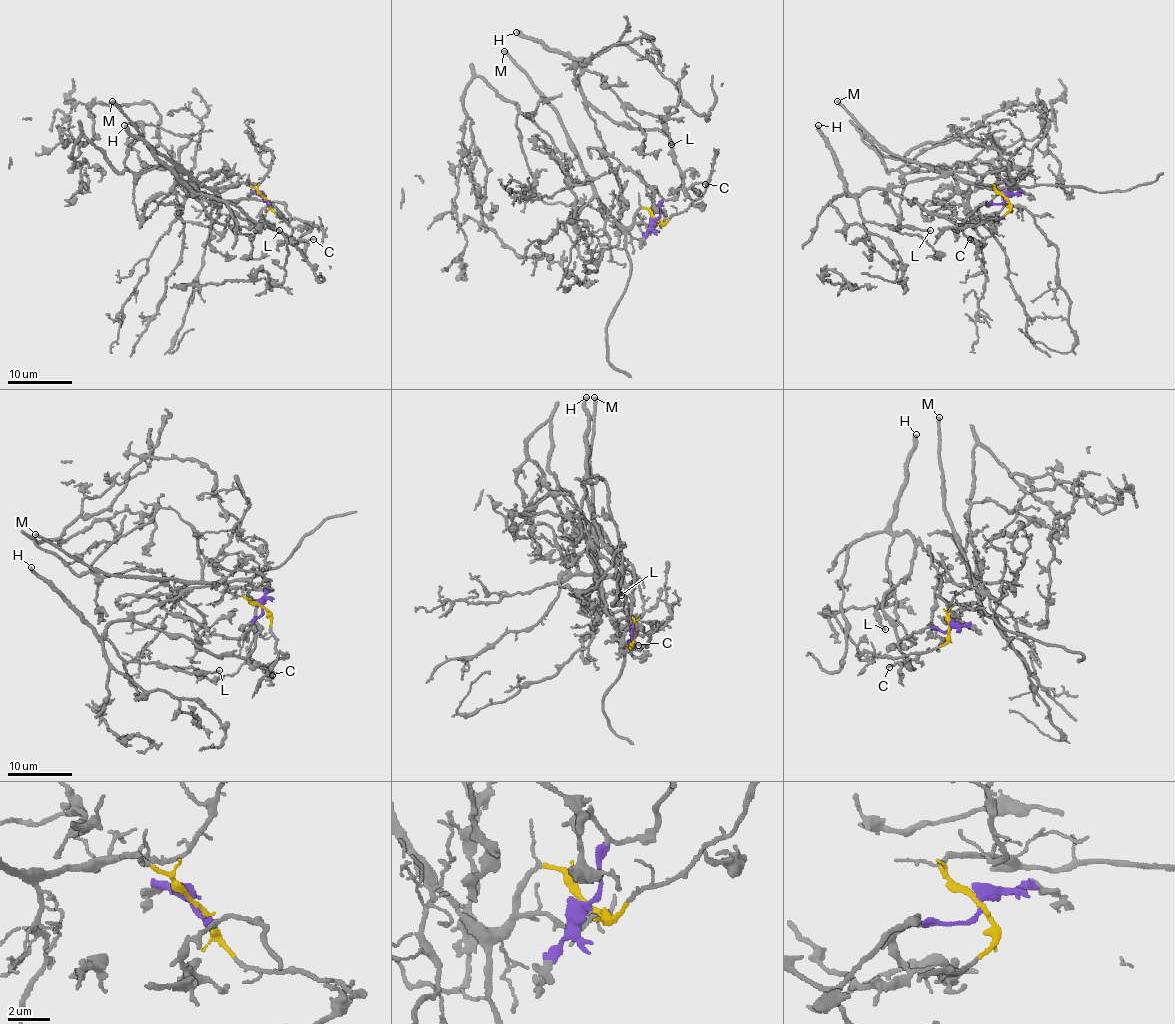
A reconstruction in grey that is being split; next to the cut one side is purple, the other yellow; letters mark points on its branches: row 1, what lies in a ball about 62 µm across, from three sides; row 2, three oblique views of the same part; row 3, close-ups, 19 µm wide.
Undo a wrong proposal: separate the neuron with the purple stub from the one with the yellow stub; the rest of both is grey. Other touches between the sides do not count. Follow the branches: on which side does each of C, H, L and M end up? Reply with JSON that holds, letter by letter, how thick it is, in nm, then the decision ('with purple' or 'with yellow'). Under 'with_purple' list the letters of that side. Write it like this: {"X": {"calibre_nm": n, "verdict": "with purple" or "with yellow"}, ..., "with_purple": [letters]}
{"C": {"calibre_nm": 170, "verdict": "with purple"}, "H": {"calibre_nm": 360, "verdict": "with purple"}, "L": {"calibre_nm": 140, "verdict": "with purple"}, "M": {"calibre_nm": 280, "verdict": "with yellow"}, "with_purple": ["C", "H", "L"]}

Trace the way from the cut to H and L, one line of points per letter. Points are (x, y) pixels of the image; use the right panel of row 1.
H: (1006, 198), (985, 201), (954, 224), (929, 214), (915, 200), (886, 190), (850, 193), (818, 125)
L: (1006, 198), (985, 201), (954, 224), (886, 190), (856, 198), (866, 221), (929, 230)

